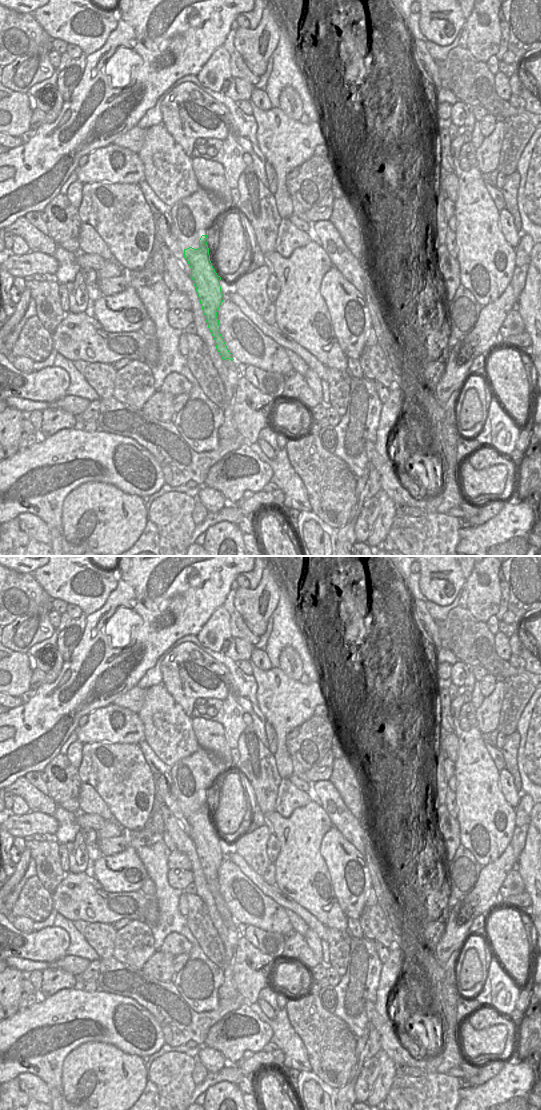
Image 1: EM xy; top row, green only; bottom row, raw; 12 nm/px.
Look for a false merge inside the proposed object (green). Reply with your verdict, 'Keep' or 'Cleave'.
Cleave.

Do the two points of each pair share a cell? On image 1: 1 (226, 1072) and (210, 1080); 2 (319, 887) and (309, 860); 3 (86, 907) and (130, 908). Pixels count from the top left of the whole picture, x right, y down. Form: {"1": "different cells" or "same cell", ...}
{"1": "same cell", "2": "same cell", "3": "same cell"}

